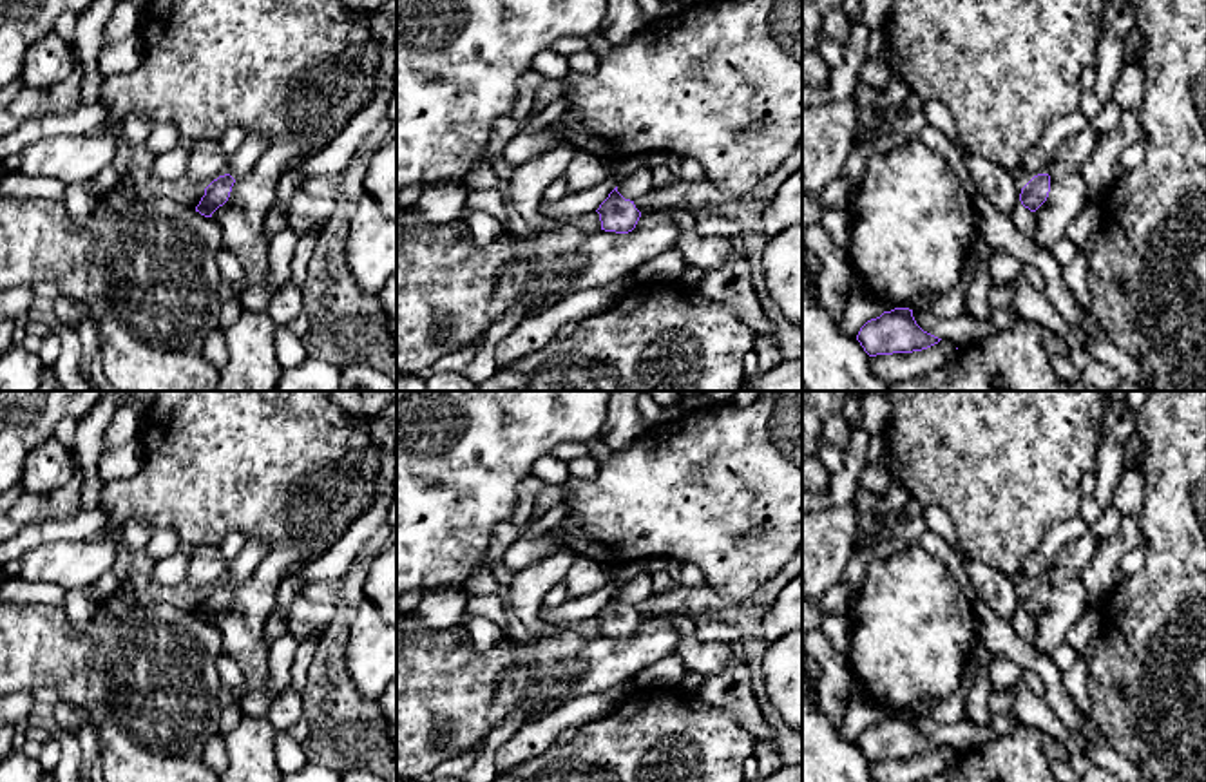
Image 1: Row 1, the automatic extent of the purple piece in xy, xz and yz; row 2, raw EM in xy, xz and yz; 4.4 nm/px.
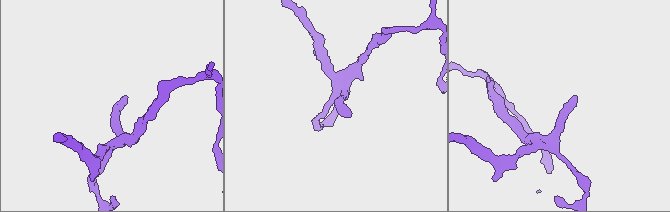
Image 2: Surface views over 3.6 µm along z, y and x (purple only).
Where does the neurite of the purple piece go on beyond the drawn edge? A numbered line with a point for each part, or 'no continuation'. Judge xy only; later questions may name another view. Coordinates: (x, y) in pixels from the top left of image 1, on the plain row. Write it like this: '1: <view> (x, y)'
1: xy (252, 554)

